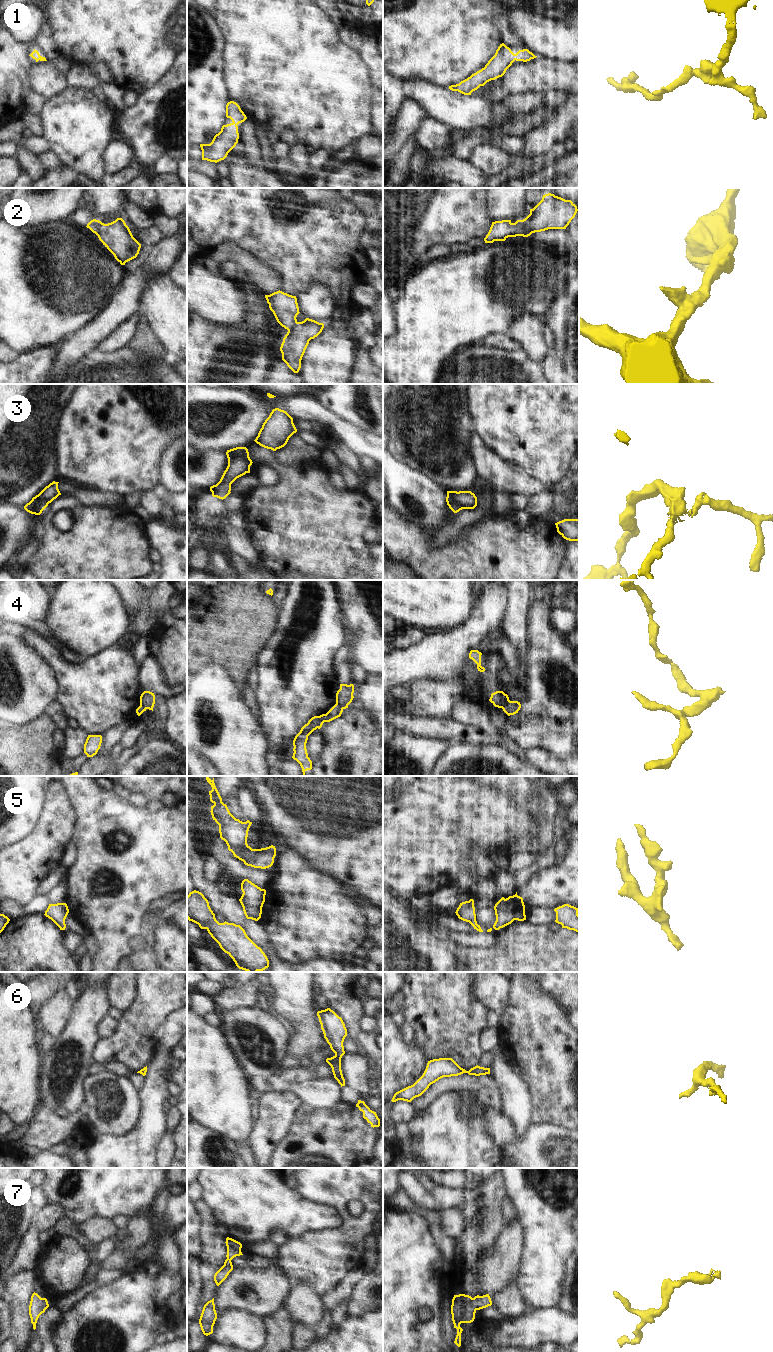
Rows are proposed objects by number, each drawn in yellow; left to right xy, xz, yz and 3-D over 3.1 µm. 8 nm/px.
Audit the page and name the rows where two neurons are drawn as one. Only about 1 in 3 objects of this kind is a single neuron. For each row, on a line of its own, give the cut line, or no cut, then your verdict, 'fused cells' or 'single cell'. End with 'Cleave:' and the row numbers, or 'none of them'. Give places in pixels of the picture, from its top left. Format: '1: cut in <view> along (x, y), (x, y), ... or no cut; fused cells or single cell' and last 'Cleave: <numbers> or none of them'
1: no cut; single cell
2: cut in yz along (521, 220), (521, 231), (517, 235); fused cells
3: cut in xz along (248, 453), (236, 455), (228, 461); fused cells
4: cut in xz along (336, 702), (343, 708); fused cells
5: no cut; single cell
6: no cut; single cell
7: no cut; single cell
Cleave: 2, 3, 4

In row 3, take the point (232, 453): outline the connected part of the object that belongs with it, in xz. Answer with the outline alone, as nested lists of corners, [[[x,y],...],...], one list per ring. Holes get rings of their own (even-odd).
[[[236,447],[236,448],[227,450],[227,452],[226,452],[228,461],[233,460],[236,456],[248,455],[248,454],[249,454],[249,452],[246,447]]]

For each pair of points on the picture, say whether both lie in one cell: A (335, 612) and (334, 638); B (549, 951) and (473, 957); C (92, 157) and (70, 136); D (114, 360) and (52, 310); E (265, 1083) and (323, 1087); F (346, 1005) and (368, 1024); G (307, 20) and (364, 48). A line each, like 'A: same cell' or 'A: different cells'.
A: same cell
B: same cell
C: same cell
D: different cells
E: same cell
F: different cells
G: different cells

